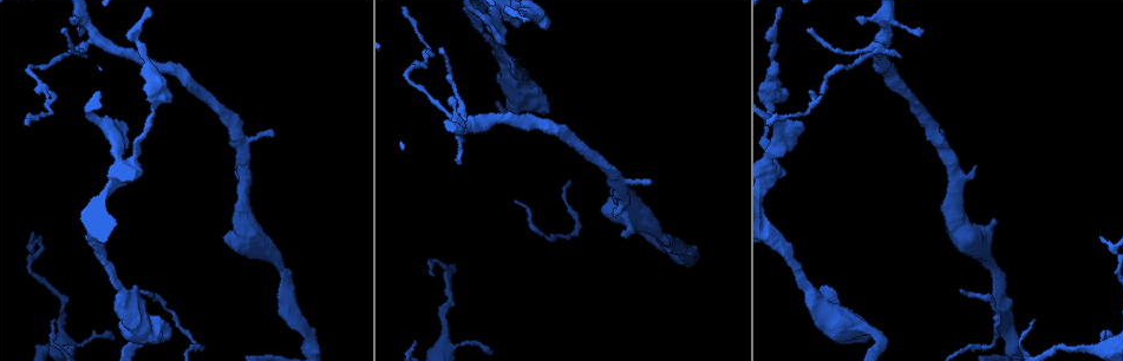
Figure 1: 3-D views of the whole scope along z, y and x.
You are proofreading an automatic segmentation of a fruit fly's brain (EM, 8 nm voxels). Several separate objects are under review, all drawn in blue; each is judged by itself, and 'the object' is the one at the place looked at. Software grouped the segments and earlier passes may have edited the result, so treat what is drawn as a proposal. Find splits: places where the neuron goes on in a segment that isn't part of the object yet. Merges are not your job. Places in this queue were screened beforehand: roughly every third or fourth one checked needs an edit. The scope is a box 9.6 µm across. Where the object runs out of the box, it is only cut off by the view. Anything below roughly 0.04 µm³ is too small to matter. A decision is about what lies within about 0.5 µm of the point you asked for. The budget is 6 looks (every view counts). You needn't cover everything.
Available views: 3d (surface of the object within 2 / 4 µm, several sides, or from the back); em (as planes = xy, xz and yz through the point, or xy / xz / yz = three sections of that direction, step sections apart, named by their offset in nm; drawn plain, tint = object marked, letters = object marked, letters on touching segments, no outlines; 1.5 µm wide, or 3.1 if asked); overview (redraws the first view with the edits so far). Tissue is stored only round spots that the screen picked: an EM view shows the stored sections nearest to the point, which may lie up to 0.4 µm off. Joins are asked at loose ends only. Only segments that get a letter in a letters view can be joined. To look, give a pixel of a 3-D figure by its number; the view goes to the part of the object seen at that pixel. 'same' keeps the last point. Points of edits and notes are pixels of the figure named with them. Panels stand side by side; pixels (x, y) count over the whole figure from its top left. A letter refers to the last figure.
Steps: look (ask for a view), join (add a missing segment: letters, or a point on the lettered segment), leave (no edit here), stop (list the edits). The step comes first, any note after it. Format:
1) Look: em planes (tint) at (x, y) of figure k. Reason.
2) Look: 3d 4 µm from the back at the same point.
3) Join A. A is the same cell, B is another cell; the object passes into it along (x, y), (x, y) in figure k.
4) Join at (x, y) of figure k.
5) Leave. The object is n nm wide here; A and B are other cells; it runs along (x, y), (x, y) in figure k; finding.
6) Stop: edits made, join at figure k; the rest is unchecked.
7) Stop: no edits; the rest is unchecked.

Look: 3d 2 µm at (35, 236) of figure 1. Tapers out.

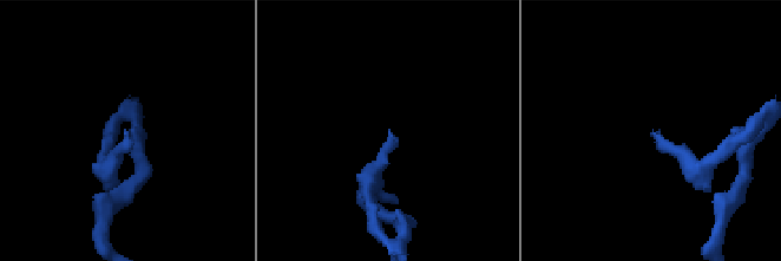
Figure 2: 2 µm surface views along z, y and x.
Look: em planes (letters) at (392, 136) of figure 2.

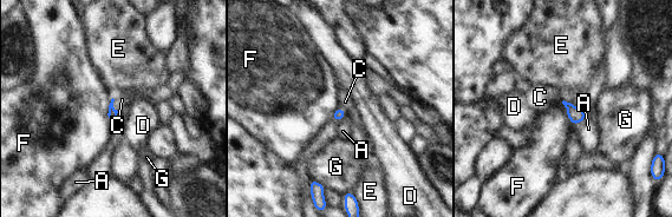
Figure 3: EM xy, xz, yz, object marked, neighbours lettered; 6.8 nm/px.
Join C. C is the same cell, A, D, E, F and G are other cells; the object passes into it along (112, 113), (112, 106), (122, 99) in figure 3; the neuron continues.

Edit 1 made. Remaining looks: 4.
Look: overview. Redraw.

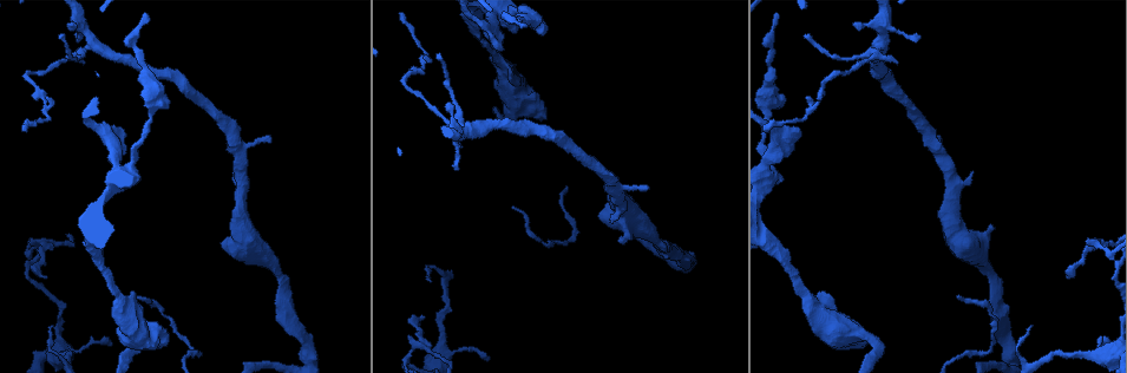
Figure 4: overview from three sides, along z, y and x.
Look: em xy step 8 (tint) at (544, 33) of figure 4. An open end.

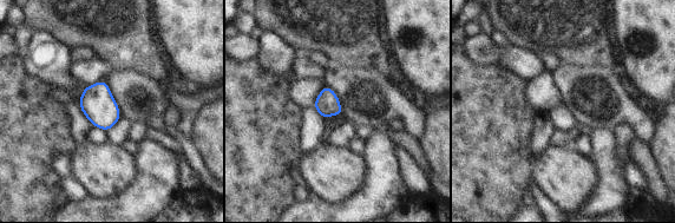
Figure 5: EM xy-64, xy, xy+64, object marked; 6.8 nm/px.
Look: em planes (letters) at the same point.

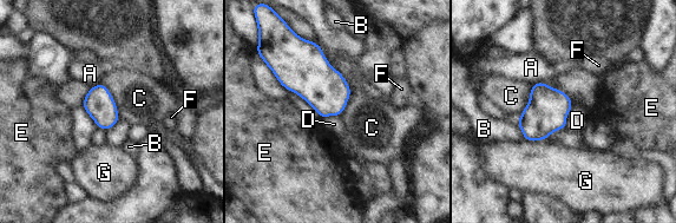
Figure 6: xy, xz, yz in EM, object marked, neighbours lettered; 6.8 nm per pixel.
Leave. A, B, C, D, E, F and G are other cells; none of them fits.

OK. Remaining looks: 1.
Stop: edits made, join at figure 3; the rest is unchecked.

